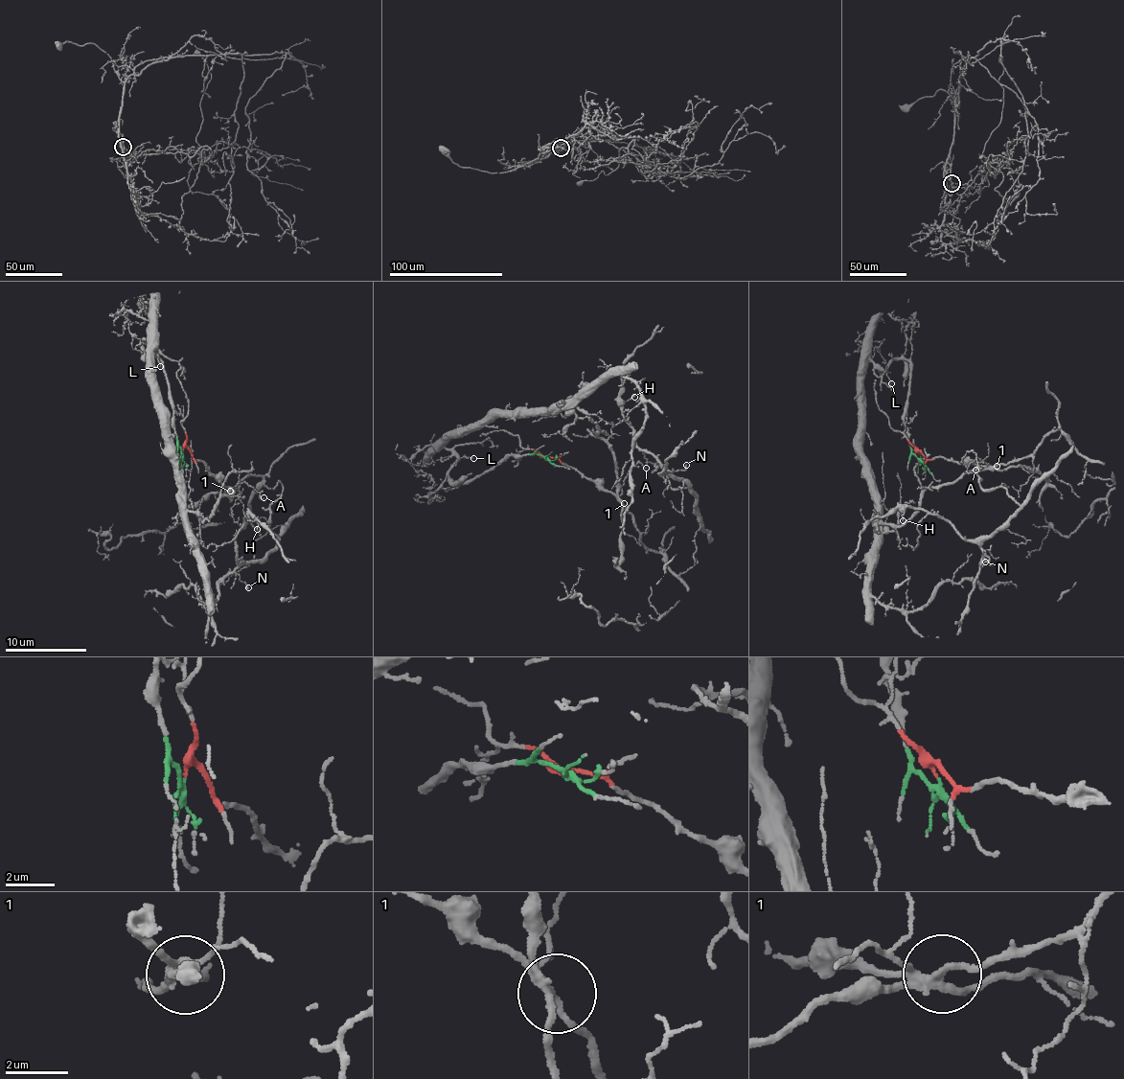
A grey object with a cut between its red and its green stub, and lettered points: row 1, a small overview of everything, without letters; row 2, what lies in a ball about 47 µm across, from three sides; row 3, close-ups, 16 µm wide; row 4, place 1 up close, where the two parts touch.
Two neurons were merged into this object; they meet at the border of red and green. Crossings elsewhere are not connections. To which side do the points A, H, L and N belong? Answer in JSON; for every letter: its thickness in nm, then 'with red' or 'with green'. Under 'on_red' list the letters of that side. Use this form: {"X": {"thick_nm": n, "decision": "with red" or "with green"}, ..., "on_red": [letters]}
{"A": {"thick_nm": 60, "decision": "with red"}, "H": {"thick_nm": 140, "decision": "with red"}, "L": {"thick_nm": 110, "decision": "with green"}, "N": {"thick_nm": 160, "decision": "with red"}, "on_red": ["A", "H", "N"]}

